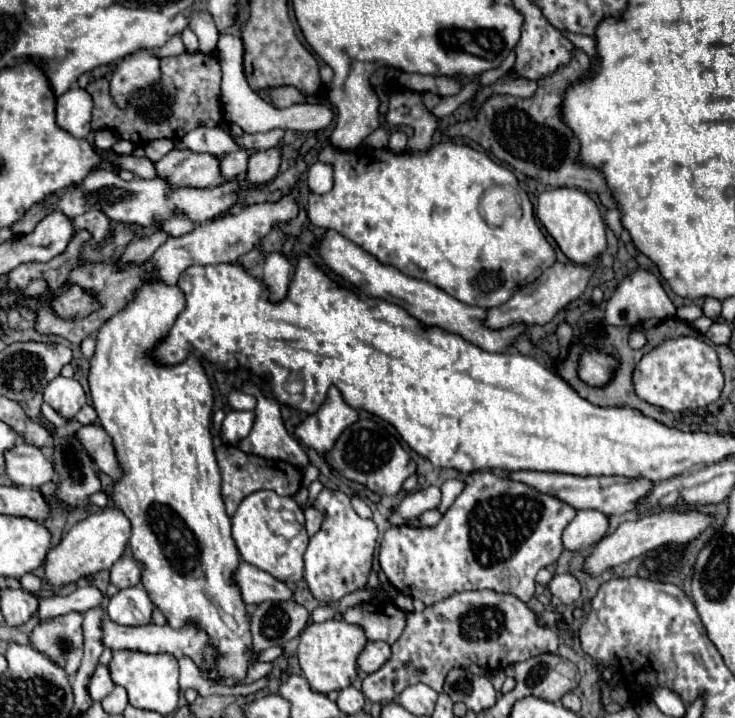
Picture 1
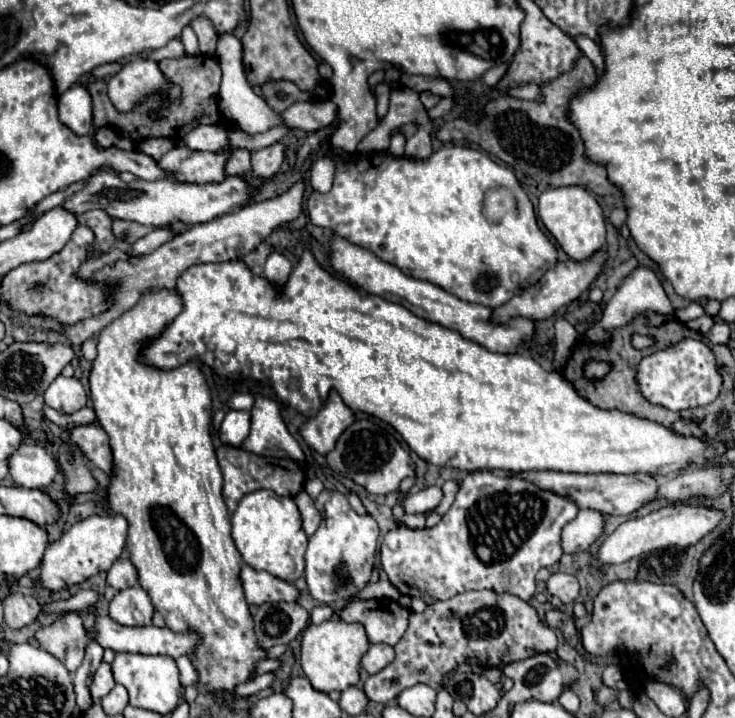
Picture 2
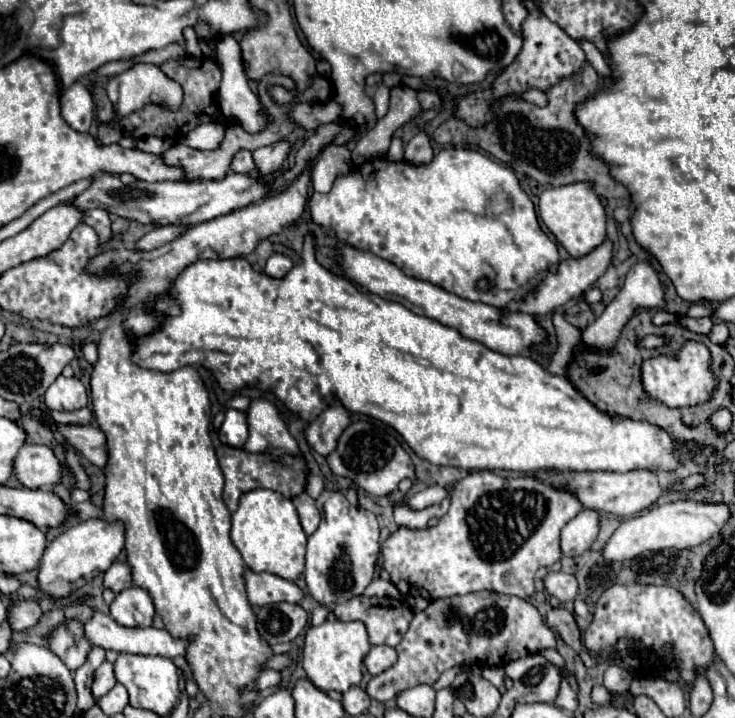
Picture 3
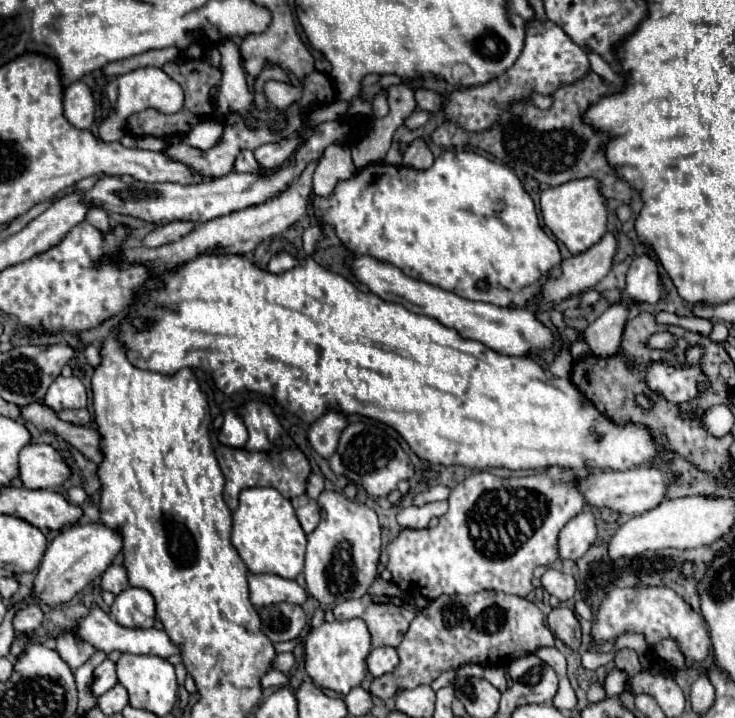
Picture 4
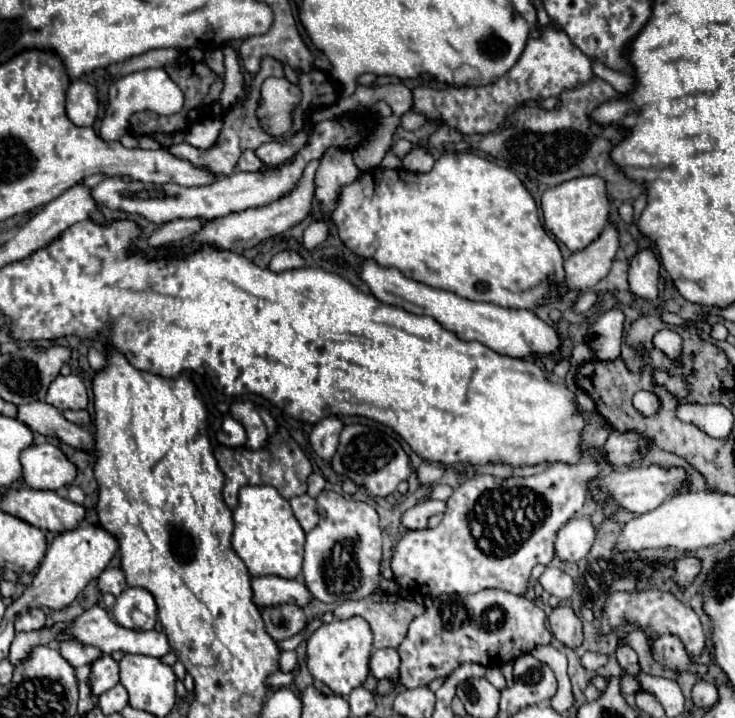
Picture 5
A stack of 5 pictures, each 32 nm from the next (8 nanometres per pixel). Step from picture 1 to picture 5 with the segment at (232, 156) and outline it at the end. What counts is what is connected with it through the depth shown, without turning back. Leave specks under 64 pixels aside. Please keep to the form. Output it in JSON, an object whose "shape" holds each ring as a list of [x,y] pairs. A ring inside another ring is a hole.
{"shape":[[[244,150],[240,160],[238,160],[238,170],[242,172],[258,172],[262,170],[264,164],[260,164],[260,160],[256,158],[256,154],[252,150]]]}

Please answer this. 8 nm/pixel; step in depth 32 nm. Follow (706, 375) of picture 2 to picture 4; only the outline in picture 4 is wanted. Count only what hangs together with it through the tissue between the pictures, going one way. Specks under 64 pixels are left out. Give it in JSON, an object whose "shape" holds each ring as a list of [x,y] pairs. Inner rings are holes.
{"shape":[[[690,346],[690,348],[686,350],[686,360],[684,360],[680,366],[668,364],[668,362],[664,362],[664,360],[650,362],[650,364],[646,366],[646,384],[648,384],[648,388],[650,388],[652,392],[664,396],[670,404],[676,404],[676,406],[698,398],[698,396],[702,394],[704,386],[708,384],[708,378],[704,376],[702,366],[700,366],[702,358],[704,358],[704,348],[702,348],[702,346]]]}

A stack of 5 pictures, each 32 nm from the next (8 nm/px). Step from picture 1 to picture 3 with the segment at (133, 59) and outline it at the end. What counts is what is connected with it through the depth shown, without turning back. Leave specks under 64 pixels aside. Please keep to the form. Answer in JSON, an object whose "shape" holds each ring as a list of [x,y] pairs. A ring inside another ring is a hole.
{"shape":[[[136,62],[128,70],[110,78],[108,98],[116,108],[116,114],[126,116],[136,108],[148,104],[148,100],[164,100],[168,108],[176,108],[182,100],[182,88],[174,80],[168,80],[156,64]]]}

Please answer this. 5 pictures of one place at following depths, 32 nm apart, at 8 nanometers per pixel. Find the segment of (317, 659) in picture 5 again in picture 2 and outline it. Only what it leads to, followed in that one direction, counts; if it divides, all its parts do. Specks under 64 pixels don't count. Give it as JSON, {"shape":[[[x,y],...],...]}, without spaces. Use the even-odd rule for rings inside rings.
{"shape":[[[326,620],[322,624],[310,624],[302,632],[300,666],[318,692],[342,692],[360,680],[360,656],[368,650],[368,638],[362,624],[348,624],[344,620]]]}

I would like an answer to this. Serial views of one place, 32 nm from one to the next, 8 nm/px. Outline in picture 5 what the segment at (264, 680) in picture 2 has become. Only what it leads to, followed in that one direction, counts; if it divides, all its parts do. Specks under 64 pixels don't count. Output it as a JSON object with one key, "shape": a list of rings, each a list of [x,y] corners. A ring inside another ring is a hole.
{"shape":[[[296,667],[289,673],[283,673],[282,671],[277,671],[274,674],[270,675],[266,679],[266,685],[268,687],[280,688],[283,686],[289,686],[292,684],[293,679],[299,672],[299,667]]]}

